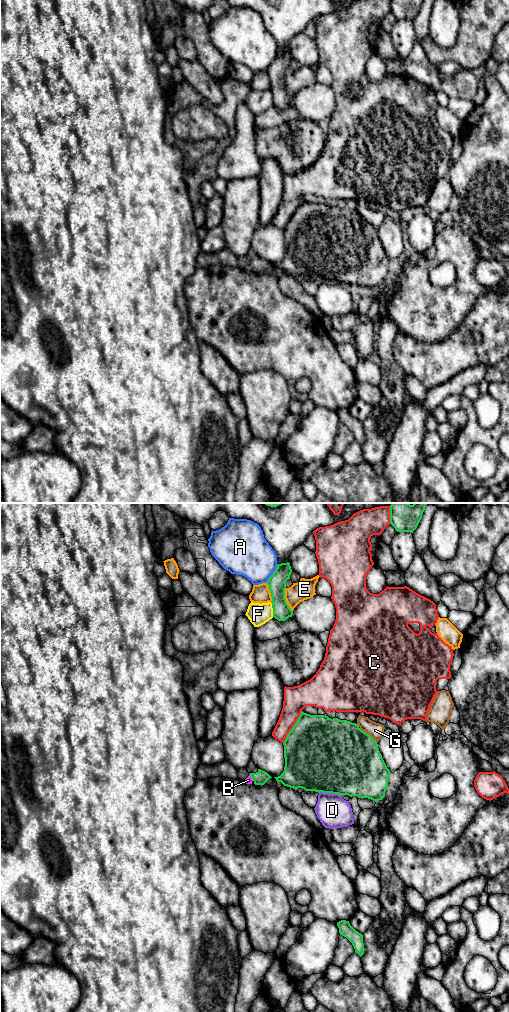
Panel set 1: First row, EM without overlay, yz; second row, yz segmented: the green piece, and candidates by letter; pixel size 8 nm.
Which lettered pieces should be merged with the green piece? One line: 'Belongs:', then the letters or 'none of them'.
Belongs: B

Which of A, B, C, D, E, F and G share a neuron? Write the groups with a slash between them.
A / B / C / D / E / F / G

